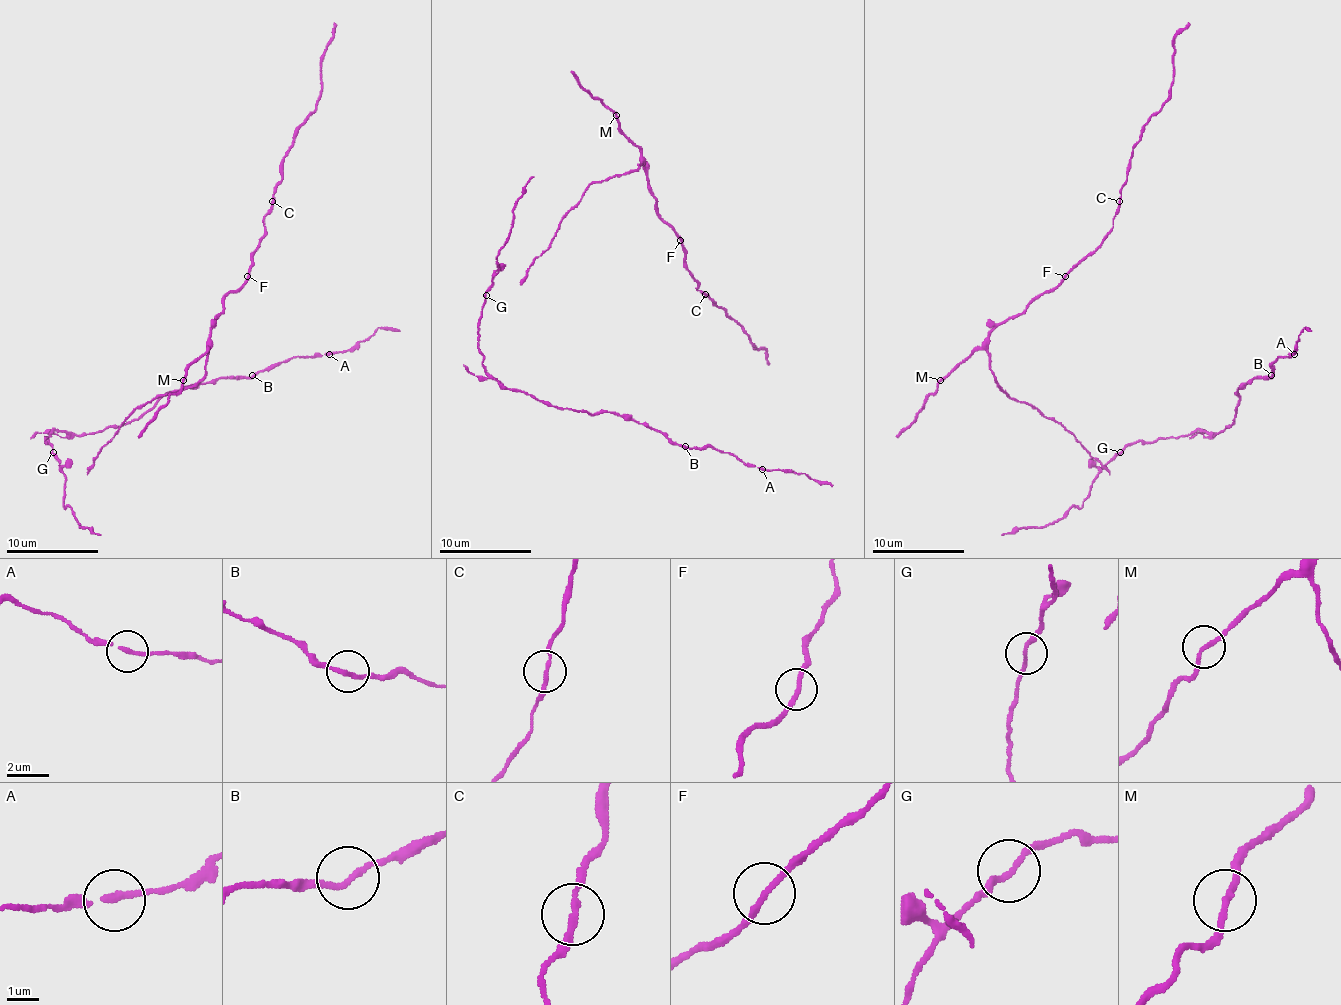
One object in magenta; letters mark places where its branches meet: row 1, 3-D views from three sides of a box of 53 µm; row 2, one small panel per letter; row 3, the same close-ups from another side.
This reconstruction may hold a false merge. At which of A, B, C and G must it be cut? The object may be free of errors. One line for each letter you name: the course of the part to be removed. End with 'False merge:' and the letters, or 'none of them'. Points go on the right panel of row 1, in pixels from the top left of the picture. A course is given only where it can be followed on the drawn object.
False merge: none of them

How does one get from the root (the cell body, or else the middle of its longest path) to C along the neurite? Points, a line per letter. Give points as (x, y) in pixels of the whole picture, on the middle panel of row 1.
C: (546, 249), (590, 184), (641, 163), (655, 212), (680, 240), (685, 265), (706, 293)

